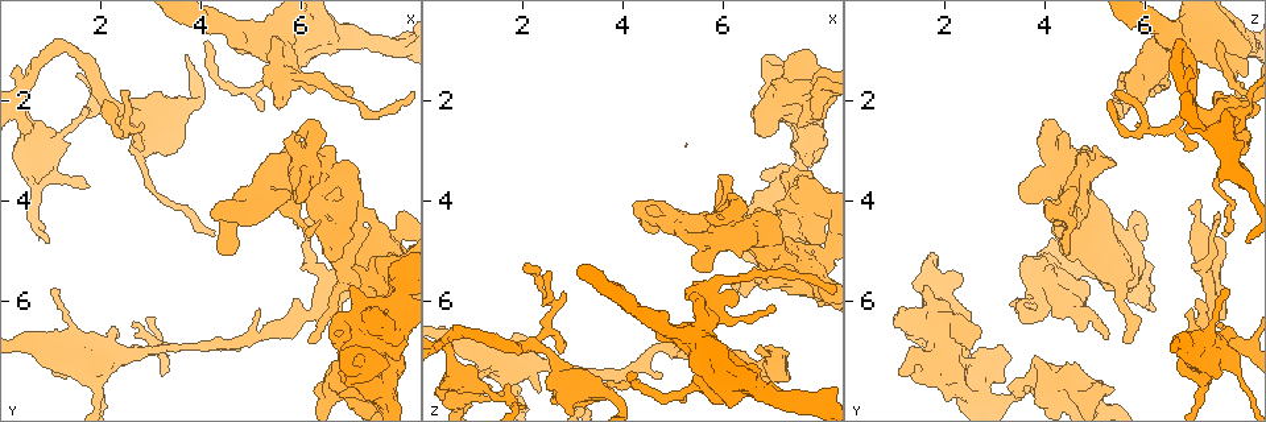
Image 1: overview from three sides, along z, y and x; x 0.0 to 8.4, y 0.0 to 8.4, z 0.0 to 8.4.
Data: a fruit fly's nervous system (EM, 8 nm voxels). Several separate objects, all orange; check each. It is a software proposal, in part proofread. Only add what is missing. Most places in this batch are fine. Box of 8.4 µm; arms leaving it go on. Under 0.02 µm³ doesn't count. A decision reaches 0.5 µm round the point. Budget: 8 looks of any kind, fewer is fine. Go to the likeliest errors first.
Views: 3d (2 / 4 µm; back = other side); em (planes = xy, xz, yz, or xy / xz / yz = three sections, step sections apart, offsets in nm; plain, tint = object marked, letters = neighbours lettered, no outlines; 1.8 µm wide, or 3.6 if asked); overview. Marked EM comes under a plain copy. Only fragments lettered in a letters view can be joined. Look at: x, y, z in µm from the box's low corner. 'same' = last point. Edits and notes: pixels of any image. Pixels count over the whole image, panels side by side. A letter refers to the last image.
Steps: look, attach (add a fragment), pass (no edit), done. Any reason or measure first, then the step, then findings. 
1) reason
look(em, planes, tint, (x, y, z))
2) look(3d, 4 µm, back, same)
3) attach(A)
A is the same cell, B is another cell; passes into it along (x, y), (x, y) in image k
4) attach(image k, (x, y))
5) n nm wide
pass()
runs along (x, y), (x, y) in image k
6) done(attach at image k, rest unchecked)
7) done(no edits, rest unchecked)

free end
look(em, xz, step 16, tint, (6.90, 3.95, 7.10))

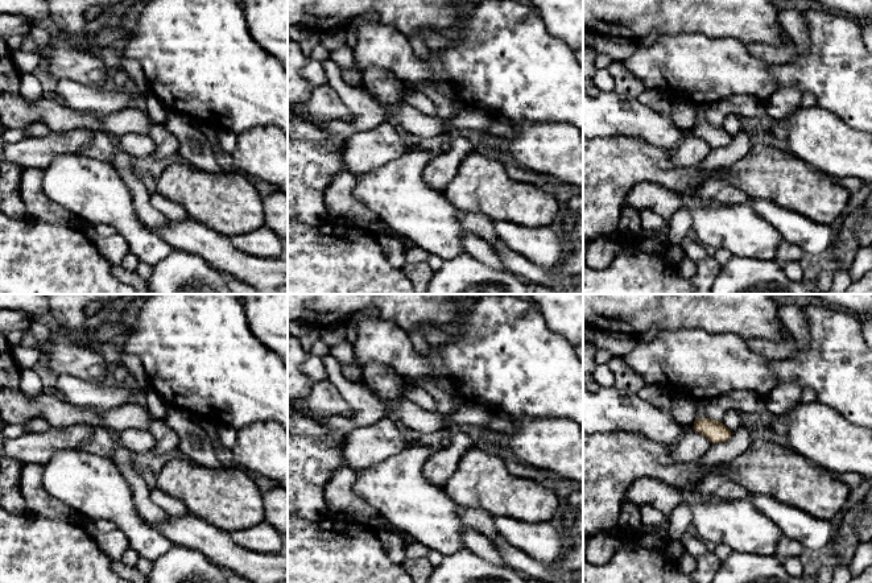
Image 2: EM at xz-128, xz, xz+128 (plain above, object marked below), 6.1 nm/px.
look(em, planes, letters, same)

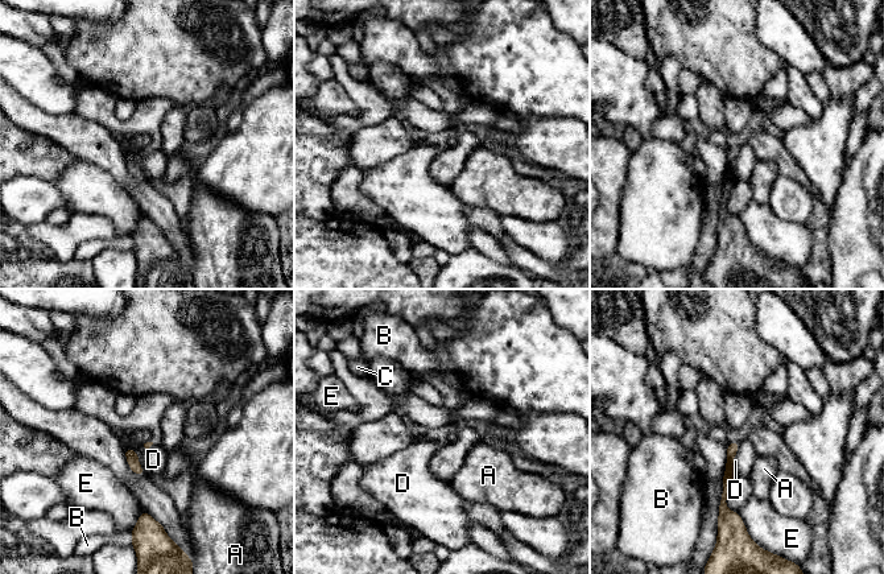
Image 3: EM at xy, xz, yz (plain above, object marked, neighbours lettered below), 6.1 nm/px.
pass()
A, B, C, D and E are other cells; runs along (735, 445), (723, 496), (731, 516) in image 3; none of them fits

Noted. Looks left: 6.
free end
look(em, xy, step 8, letters, (5.15, 6.20, 6.90))

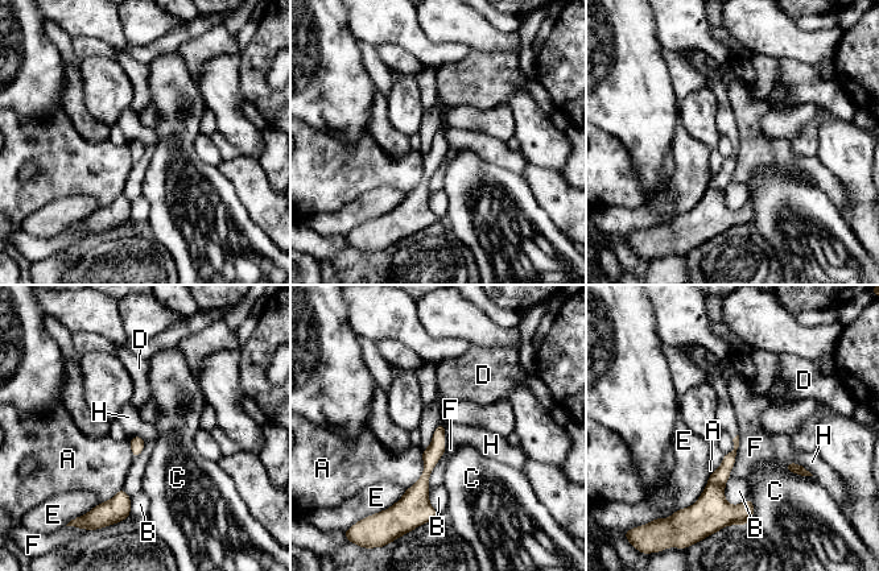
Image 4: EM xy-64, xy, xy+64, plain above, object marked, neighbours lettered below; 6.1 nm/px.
F touches over 280 nm
pass()
A, B, C, D, E, F and H are other cells; none of them fits

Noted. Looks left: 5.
calibre changes
look(3d, 2 µm, (7.25, 7.80, 3.40))

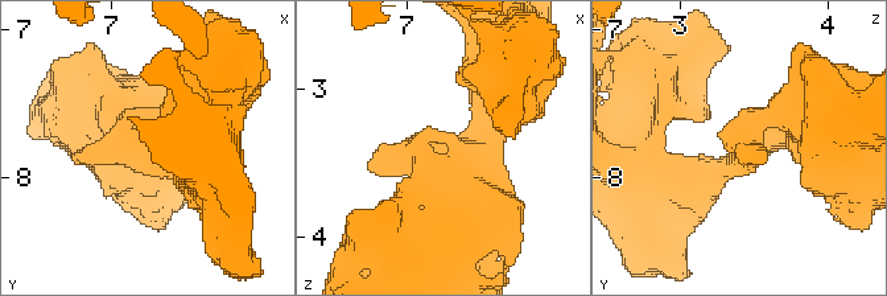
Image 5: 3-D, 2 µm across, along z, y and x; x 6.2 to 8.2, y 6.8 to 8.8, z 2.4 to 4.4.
arms of 200, 360 nm
look(em, xz, step 16, tint, (7.22, 7.76, 3.38))

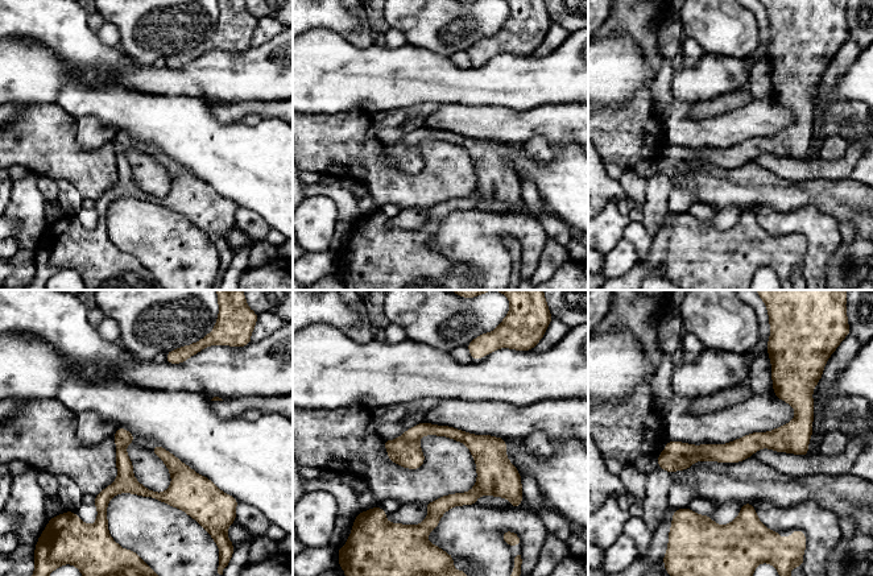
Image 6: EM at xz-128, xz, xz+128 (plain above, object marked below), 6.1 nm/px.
look(em, planes, letters, same)

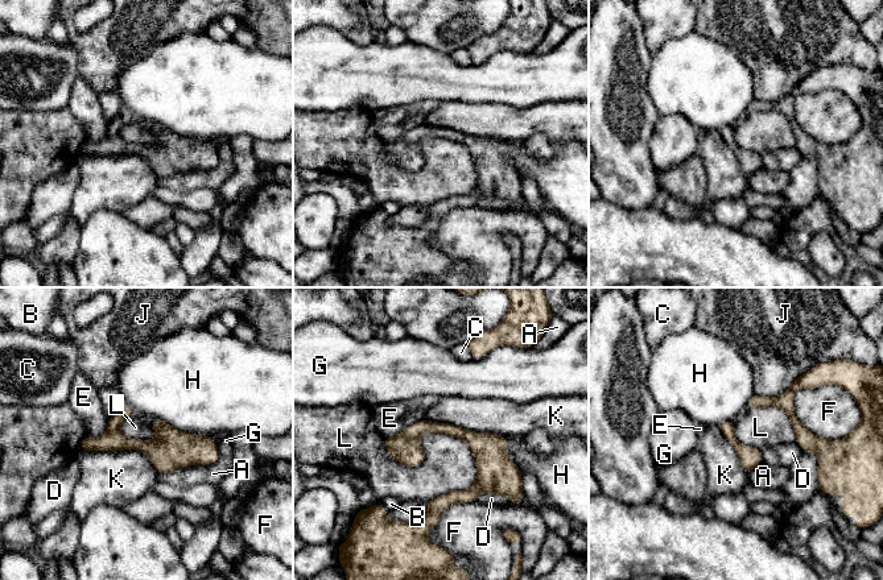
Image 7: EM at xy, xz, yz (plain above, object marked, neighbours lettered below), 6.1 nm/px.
pass()
A, B, C, D, E, F, G, H, J, K and L are other cells; runs along (83, 446), (135, 443), (215, 455) in image 7; none of them fits

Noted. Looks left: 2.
done(no edits, rest unchecked)

